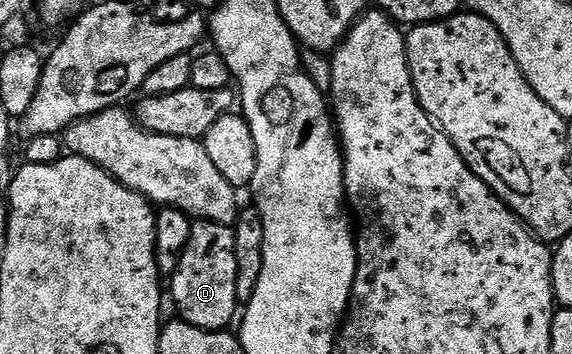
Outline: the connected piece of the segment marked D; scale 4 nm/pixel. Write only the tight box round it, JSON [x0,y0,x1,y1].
[168,220,240,330]

